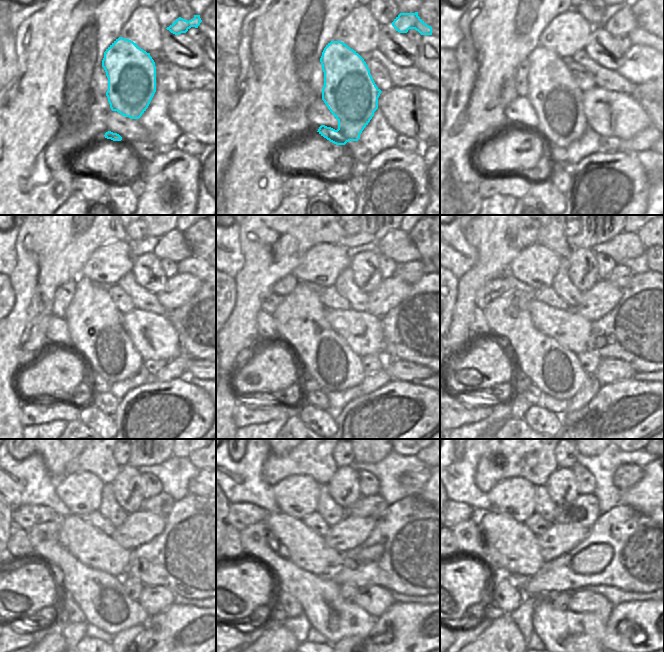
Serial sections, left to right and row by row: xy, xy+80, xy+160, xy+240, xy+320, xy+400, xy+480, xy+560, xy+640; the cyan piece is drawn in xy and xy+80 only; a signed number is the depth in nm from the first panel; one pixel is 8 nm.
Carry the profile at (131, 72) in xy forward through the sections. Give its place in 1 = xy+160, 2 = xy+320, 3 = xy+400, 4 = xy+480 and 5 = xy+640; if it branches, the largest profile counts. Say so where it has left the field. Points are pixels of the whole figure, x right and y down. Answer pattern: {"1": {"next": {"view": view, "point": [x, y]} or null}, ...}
{"1": {"next": {"view": "xy+160", "point": [555, 96]}}, "2": {"next": {"view": "xy+320", "point": [321, 354]}}, "3": {"next": {"view": "xy+400", "point": [555, 370]}}, "4": {"next": {"view": "xy+480", "point": [101, 596]}}, "5": {"next": {"view": "xy+640", "point": [580, 635]}}}

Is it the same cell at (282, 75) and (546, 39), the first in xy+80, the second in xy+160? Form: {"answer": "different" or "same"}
{"answer": "different"}

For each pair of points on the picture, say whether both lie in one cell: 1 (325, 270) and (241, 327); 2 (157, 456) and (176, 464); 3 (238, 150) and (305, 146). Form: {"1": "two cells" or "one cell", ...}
{"1": "two cells", "2": "two cells", "3": "two cells"}

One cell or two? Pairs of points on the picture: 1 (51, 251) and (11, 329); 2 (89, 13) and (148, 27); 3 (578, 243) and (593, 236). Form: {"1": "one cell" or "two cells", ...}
{"1": "one cell", "2": "two cells", "3": "one cell"}

